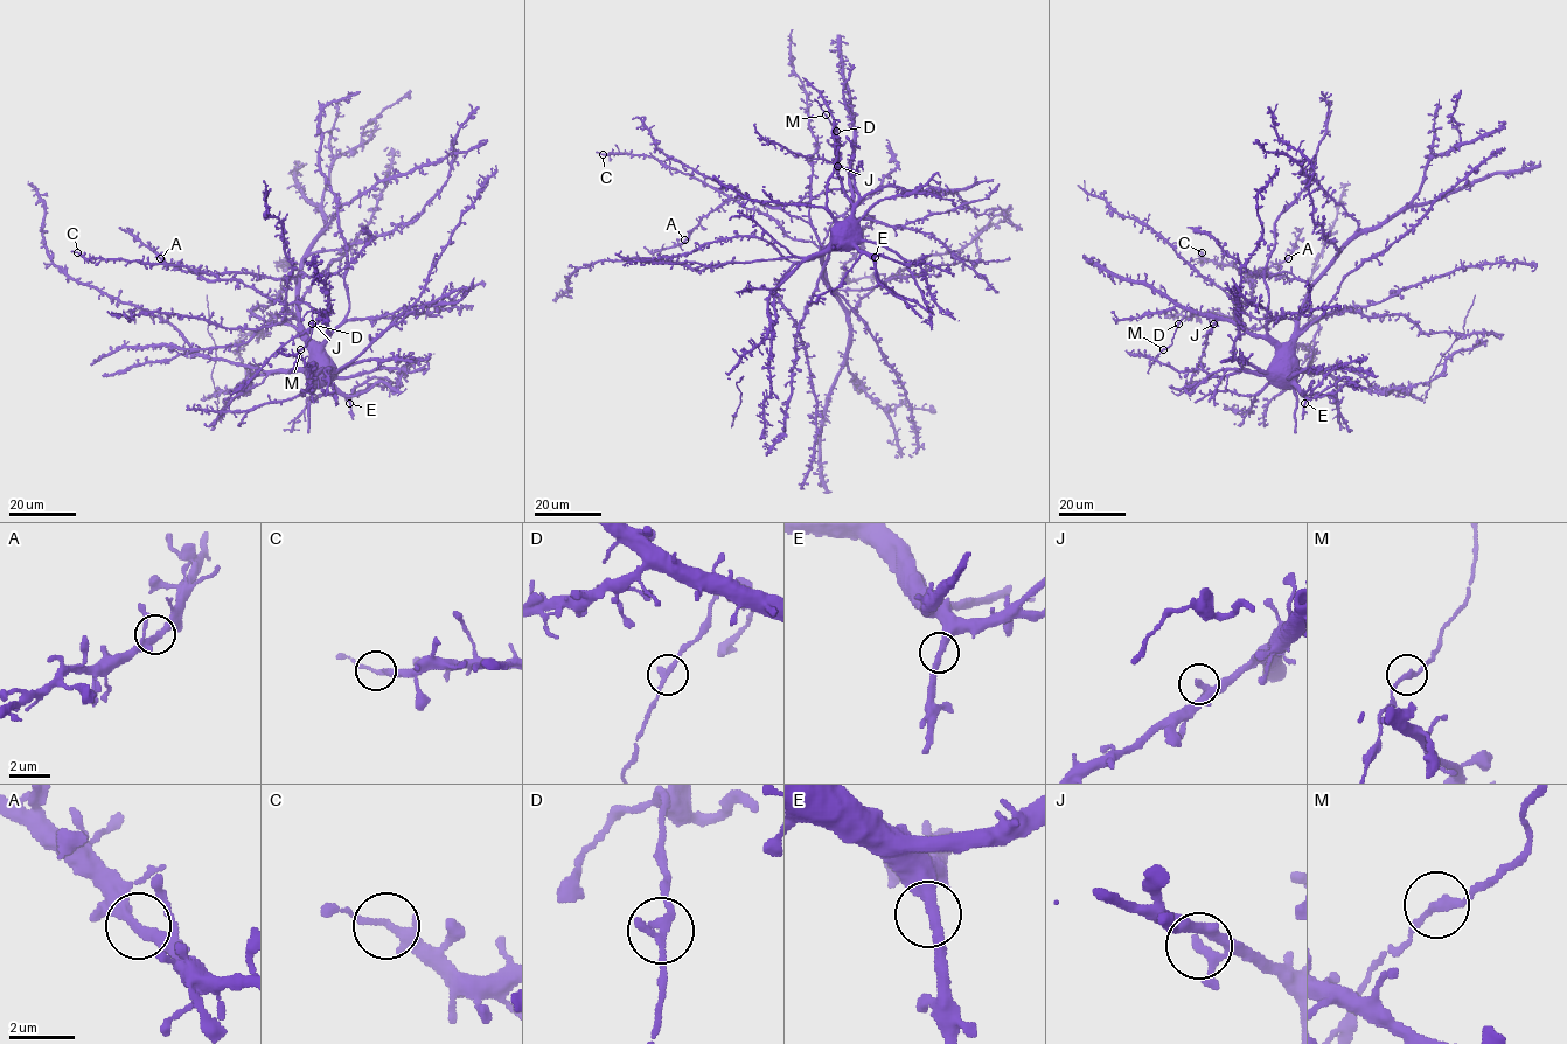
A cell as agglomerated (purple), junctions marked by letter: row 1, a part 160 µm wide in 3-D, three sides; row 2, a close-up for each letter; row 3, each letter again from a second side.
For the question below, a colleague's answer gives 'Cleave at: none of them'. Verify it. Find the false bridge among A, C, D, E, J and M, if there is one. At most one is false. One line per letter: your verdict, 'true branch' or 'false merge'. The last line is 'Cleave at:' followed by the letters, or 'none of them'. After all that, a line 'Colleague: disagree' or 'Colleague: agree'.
A: true branch
C: true branch
D: true branch
E: true branch
J: true branch
M: true branch
Cleave at: none of them
Colleague: agree

